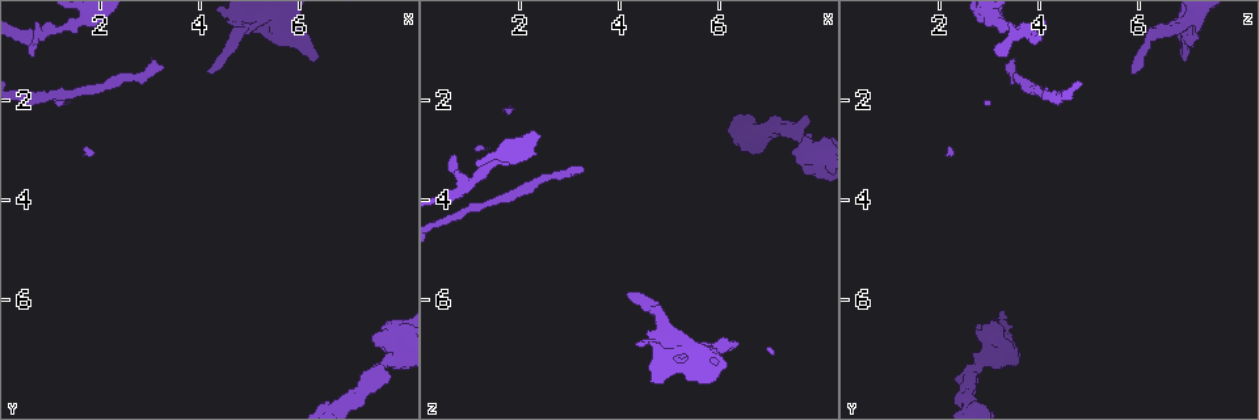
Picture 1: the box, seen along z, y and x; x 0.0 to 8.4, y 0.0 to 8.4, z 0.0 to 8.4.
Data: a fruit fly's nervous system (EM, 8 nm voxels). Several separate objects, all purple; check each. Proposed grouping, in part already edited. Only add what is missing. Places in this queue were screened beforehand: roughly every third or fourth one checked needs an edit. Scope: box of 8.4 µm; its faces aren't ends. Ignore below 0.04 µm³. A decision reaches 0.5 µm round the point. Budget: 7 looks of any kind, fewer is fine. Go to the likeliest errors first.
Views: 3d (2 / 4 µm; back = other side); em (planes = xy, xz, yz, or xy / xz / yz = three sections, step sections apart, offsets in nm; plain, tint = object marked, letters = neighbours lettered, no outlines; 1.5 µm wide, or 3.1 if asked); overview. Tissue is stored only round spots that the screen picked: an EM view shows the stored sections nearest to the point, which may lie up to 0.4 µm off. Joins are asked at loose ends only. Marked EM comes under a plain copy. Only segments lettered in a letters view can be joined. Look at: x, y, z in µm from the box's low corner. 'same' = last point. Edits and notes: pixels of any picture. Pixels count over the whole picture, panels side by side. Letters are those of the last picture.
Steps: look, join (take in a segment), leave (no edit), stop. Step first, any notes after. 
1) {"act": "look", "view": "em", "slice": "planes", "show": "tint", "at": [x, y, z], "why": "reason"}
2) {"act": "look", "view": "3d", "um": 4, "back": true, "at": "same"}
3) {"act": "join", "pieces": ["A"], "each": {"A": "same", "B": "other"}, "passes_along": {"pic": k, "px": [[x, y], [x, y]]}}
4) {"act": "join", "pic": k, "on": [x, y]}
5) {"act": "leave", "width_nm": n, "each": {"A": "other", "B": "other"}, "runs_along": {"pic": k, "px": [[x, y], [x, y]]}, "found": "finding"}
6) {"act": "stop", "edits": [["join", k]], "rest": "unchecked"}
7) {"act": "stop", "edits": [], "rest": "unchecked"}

{"act": "look", "view": "em", "slice": "planes", "show": "letters", "at": [6.40, 1.20, 6.90], "why": "branch stops here"}

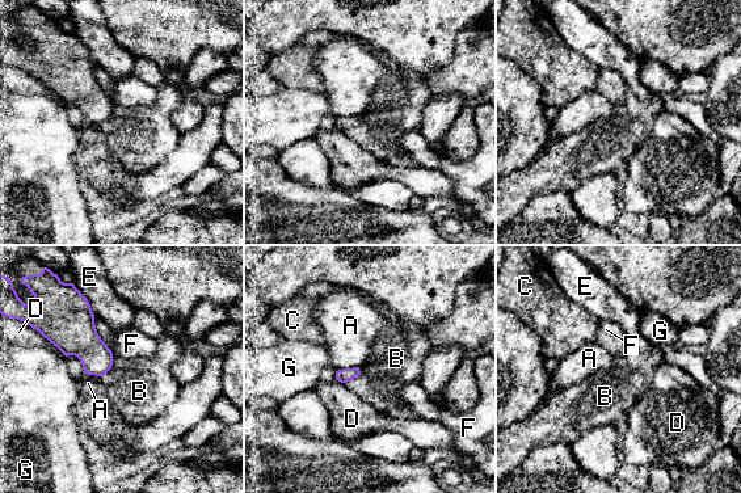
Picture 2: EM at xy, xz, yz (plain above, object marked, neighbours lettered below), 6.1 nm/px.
{"act": "leave", "each": {"A": "other", "B": "other", "C": "other", "D": "other", "E": "other", "F": "other", "G": "other"}, "border": {"pic": 2, "px": [[110, 367], [101, 376]]}, "found": "no lettered segment goes on from it"}

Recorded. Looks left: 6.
{"act": "look", "view": "em", "slice": "xz", "step": 8, "show": "tint", "at": [4.15, 1.40, 5.85], "why": "thin end"}

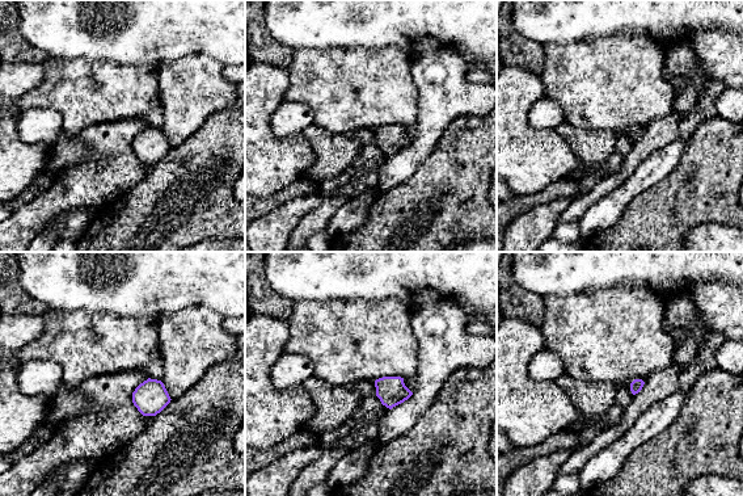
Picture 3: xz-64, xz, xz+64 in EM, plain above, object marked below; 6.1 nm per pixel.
{"act": "look", "view": "em", "slice": "planes", "show": "letters", "at": "same", "why": "cut it another way"}

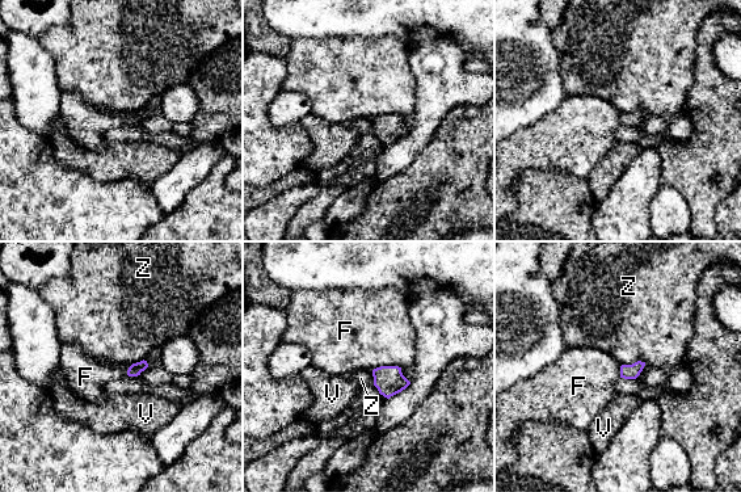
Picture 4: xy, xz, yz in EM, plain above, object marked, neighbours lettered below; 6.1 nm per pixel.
{"act": "leave", "each": {"F": "other", "V": "other", "Z": "other"}, "border": {"pic": 4, "px": [[147, 361], [137, 375], [126, 374]]}, "found": "none of them fits"}

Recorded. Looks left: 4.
{"act": "look", "view": "em", "slice": "planes", "show": "tint", "at": [0.65, 1.05, 3.10], "why": "tapers out"}

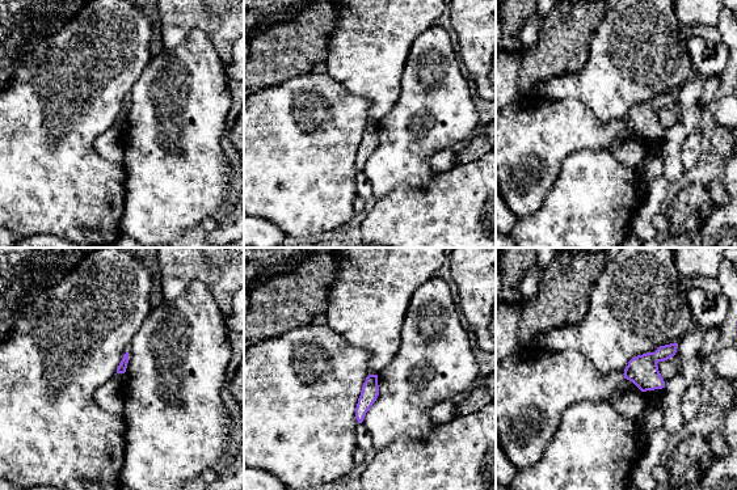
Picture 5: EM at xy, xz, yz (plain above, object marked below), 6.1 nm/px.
{"act": "look", "view": "em", "slice": "planes", "show": "letters", "at": "same"}

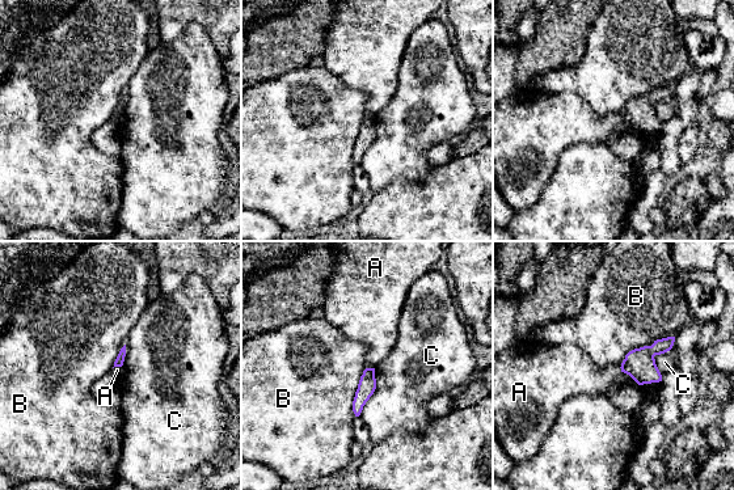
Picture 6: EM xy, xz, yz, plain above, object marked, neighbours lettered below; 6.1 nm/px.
{"act": "leave", "each": {"A": "other", "B": "other", "C": "other"}, "border": {"pic": 6, "px": [[366, 367], [374, 368]]}, "found": "none of them fits"}

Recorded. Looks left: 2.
{"act": "stop", "edits": [], "rest": "unchecked"}

